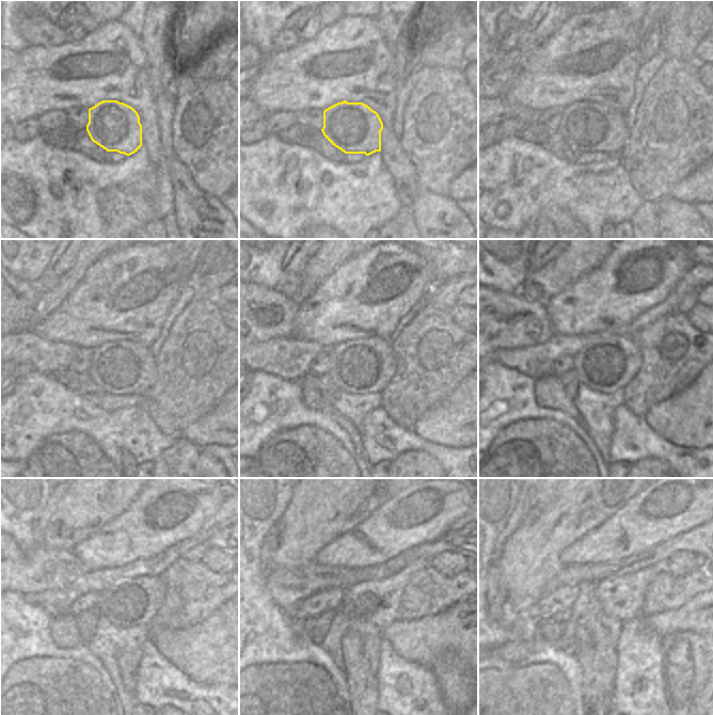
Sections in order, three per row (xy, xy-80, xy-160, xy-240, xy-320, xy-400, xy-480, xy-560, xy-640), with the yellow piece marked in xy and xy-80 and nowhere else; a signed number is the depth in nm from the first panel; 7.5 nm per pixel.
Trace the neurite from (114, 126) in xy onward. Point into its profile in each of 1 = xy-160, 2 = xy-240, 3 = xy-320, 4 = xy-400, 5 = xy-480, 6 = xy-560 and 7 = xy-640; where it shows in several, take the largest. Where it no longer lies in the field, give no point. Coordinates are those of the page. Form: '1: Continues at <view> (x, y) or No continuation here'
1: Continues at xy-160 (586, 126)
2: Continues at xy-240 (124, 367)
3: Continues at xy-320 (366, 365)
4: Continues at xy-400 (606, 366)
5: Continues at xy-480 (133, 602)
6: Continues at xy-560 (377, 602)
7: Continues at xy-640 (621, 598).

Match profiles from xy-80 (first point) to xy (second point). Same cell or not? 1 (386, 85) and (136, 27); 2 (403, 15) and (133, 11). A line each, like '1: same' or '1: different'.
1: different
2: different

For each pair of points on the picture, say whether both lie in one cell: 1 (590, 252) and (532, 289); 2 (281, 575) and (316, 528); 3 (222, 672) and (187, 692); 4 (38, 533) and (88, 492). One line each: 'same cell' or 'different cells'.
1: same cell
2: different cells
3: different cells
4: same cell

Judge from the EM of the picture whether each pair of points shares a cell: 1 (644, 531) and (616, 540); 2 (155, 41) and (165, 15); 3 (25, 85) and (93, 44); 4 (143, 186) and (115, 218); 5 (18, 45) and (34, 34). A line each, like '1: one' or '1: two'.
1: one
2: one
3: one
4: one
5: two

